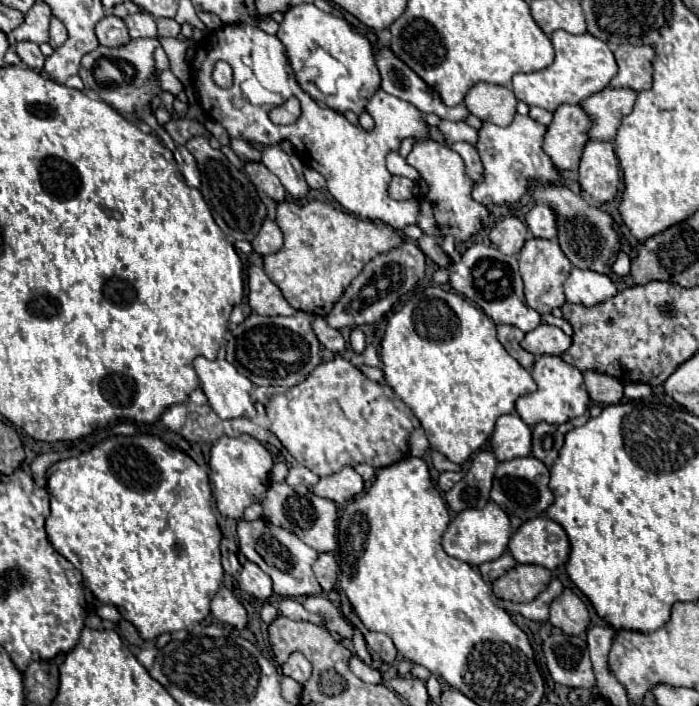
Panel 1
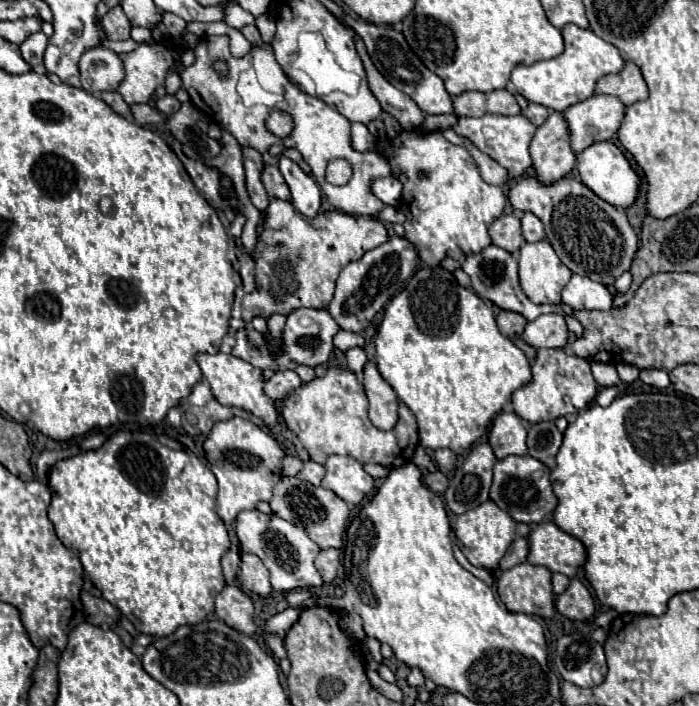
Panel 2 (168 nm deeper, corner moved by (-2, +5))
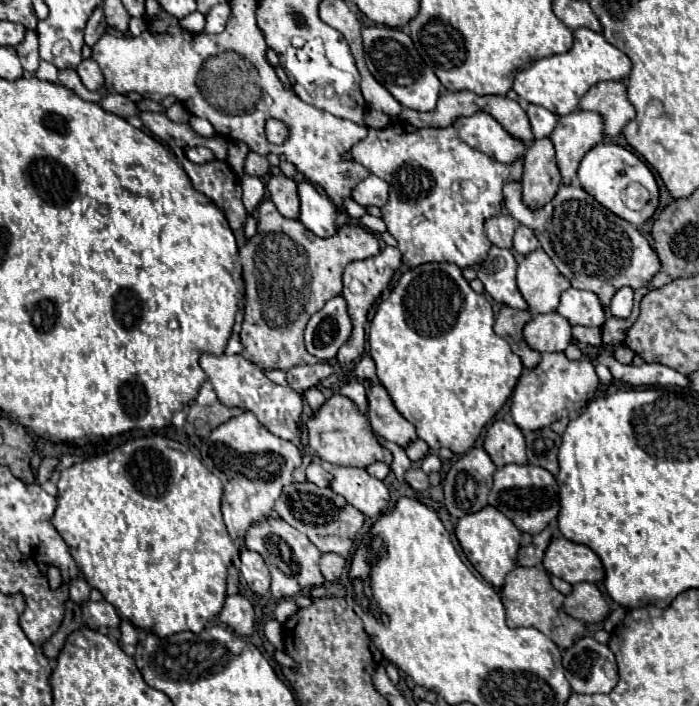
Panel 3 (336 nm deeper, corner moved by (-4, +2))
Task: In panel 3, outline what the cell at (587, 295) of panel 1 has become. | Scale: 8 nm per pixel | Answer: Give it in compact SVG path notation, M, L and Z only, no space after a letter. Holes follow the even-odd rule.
M573 287L561 295L557 313L563 315L571 325L601 327L605 323L605 309L601 307L597 295Z

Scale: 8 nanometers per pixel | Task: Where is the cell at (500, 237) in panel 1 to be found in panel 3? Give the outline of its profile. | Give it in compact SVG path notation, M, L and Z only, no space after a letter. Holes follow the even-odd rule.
M499 213L491 219L485 221L485 235L489 237L489 241L497 247L505 247L511 249L513 245L513 233L517 229L517 221L509 215L509 213Z

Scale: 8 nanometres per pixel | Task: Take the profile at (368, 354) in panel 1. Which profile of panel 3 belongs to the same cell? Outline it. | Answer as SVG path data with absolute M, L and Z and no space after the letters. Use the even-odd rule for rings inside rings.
M377 381L371 383L367 399L369 399L367 417L377 435L397 443L403 449L417 439L415 427L405 417L401 417L401 413L393 407L387 391Z

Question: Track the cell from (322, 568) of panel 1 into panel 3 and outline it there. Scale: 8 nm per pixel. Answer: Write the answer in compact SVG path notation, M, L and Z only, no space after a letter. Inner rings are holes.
M323 553L319 565L321 565L321 575L325 577L325 581L333 583L345 569L345 559L337 553Z

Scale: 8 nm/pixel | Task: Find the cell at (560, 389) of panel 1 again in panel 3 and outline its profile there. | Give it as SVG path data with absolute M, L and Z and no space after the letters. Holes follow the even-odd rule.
M543 353L541 363L519 377L519 383L511 395L511 417L521 431L549 427L561 417L569 417L571 413L583 409L583 405L593 399L597 385L599 377L589 359L571 361L565 353Z

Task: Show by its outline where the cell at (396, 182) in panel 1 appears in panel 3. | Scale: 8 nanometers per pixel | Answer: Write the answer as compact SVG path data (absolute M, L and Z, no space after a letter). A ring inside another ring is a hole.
M369 175L367 179L363 179L351 191L351 199L363 207L367 205L381 207L381 203L385 203L387 197L389 197L389 185L383 179L377 179L375 175Z

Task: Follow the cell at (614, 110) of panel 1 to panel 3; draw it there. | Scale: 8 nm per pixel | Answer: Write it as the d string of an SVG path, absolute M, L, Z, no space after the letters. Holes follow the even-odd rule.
M573 111L559 119L549 139L555 147L561 185L569 185L577 175L583 155L603 141L603 119L593 111Z

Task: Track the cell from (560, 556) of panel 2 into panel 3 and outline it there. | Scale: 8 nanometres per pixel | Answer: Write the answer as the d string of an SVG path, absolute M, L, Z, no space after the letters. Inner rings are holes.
M553 537L545 551L543 565L549 573L565 579L567 583L597 583L605 579L605 569L597 553L593 553L587 545L573 543L565 537Z

